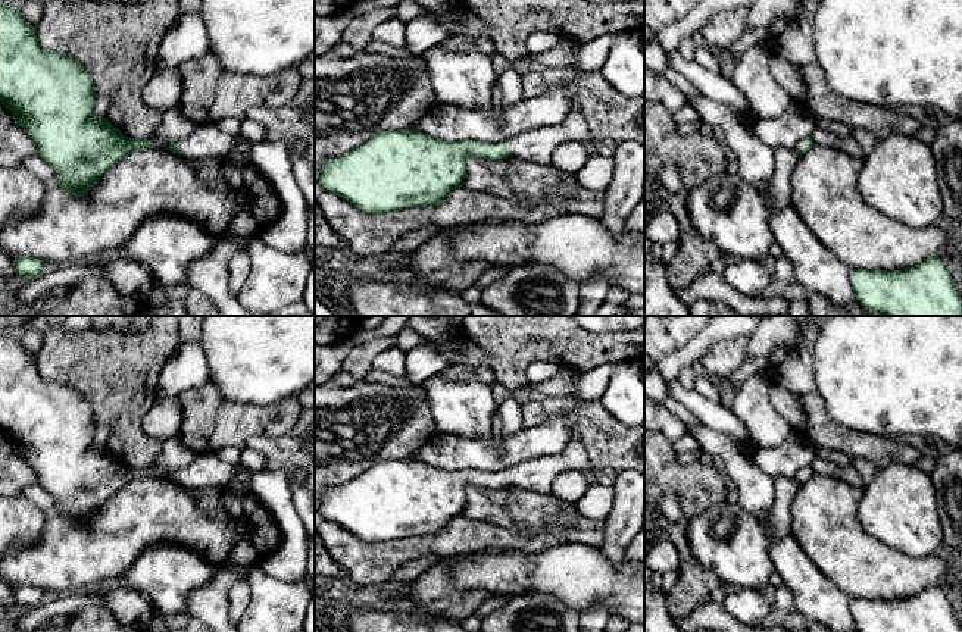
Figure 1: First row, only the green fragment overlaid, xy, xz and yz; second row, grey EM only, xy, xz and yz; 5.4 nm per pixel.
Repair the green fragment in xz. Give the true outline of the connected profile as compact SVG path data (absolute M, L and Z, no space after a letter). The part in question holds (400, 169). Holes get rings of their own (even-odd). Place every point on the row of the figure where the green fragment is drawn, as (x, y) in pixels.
M574 106L559 126L527 131L500 143L446 141L415 129L381 131L350 151L327 160L315 178L315 185L374 215L435 206L453 188L463 185L468 156L490 160L513 156L531 163L550 165L555 150L568 141L591 143L596 154L605 157L613 157L616 148L613 141L594 140L582 113Z

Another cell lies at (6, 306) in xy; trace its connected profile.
M0 291L0 316L18 316L21 312L13 306L6 291Z

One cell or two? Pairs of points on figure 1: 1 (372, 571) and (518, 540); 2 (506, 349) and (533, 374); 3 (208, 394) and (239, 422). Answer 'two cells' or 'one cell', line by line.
1: one cell
2: two cells
3: one cell

